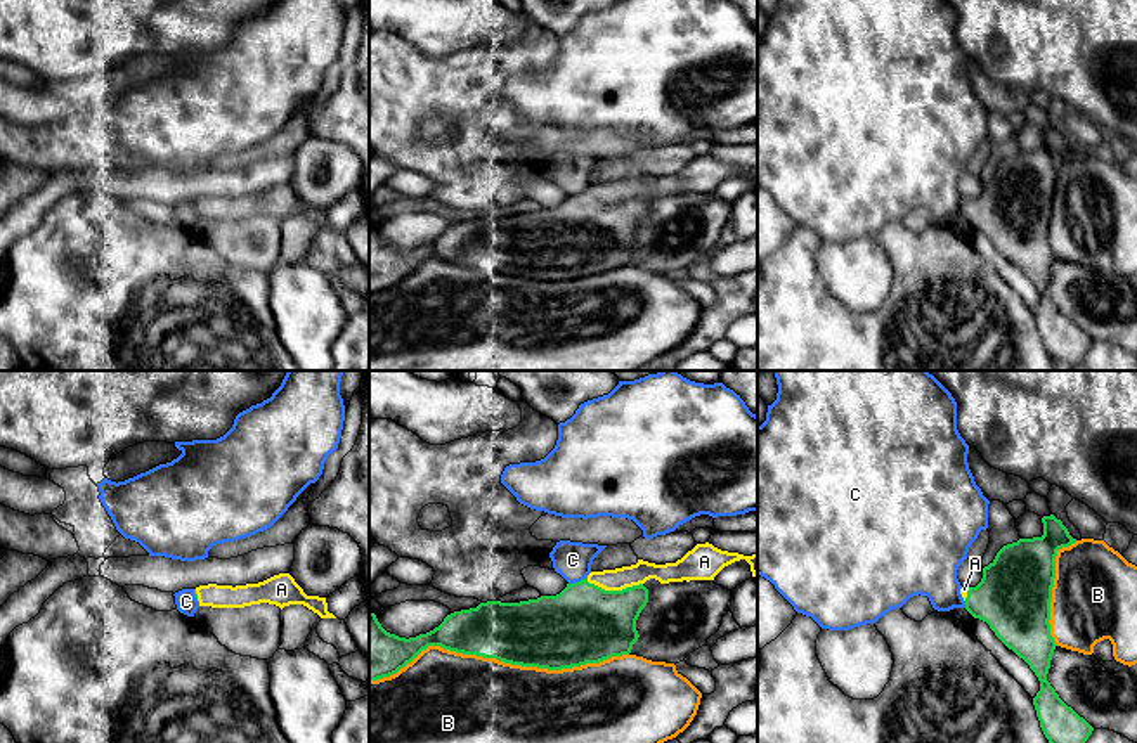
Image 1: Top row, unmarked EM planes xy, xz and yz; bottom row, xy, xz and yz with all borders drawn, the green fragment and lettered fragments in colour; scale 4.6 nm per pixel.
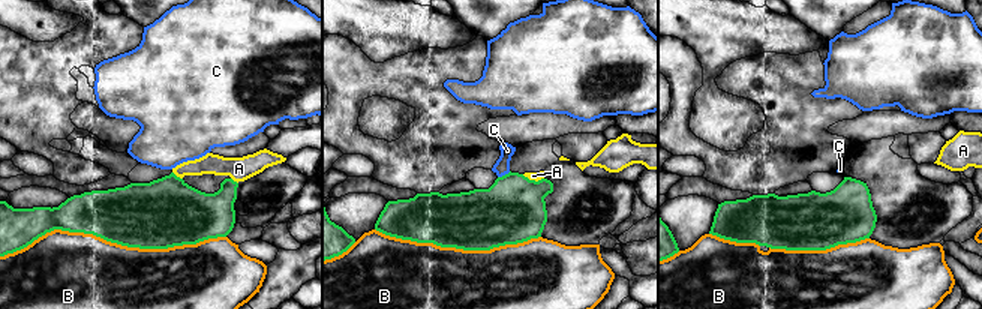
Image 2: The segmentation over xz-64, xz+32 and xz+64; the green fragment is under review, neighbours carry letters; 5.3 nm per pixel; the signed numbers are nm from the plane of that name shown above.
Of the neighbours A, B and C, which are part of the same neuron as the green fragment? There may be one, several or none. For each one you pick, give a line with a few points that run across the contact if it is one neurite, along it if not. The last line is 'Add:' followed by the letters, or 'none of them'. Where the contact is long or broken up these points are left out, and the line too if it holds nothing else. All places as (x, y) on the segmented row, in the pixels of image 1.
A: line xz (584, 624), (614, 591), (617, 579)
Add: A

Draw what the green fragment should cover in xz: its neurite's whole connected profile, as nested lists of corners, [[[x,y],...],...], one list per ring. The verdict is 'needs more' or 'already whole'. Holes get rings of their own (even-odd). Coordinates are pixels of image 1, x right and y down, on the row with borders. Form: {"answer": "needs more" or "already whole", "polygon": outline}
{"answer": "needs more", "polygon": [[[709,542],[697,544],[676,563],[655,565],[638,559],[631,566],[591,572],[584,580],[567,584],[556,596],[520,603],[480,603],[477,608],[447,615],[433,630],[409,639],[387,632],[376,615],[369,613],[369,681],[397,674],[428,646],[548,670],[600,663],[612,656],[629,655],[640,637],[636,620],[648,603],[648,589],[643,585],[646,580],[655,578],[660,584],[714,580],[724,566],[740,559],[745,559],[752,577],[757,577],[757,554],[744,556],[721,551]]]}

